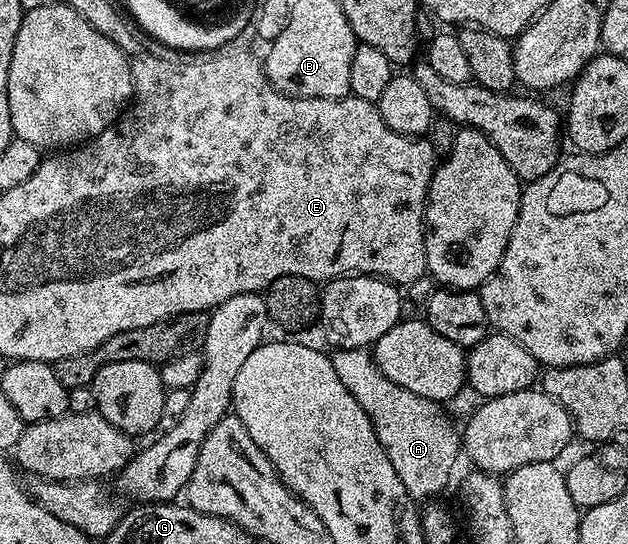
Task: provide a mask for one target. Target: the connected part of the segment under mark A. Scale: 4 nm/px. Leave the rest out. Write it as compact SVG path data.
M366 348L338 349L331 355L331 364L345 389L353 394L357 403L365 409L366 415L375 427L378 440L385 449L386 456L389 457L397 477L401 479L401 483L405 485L411 497L421 499L439 492L448 483L457 457L461 455L460 434L449 423L442 412L443 409L431 399L417 397L409 389L403 389L396 382L390 381L389 377L381 373L379 366L375 364L374 356Z

